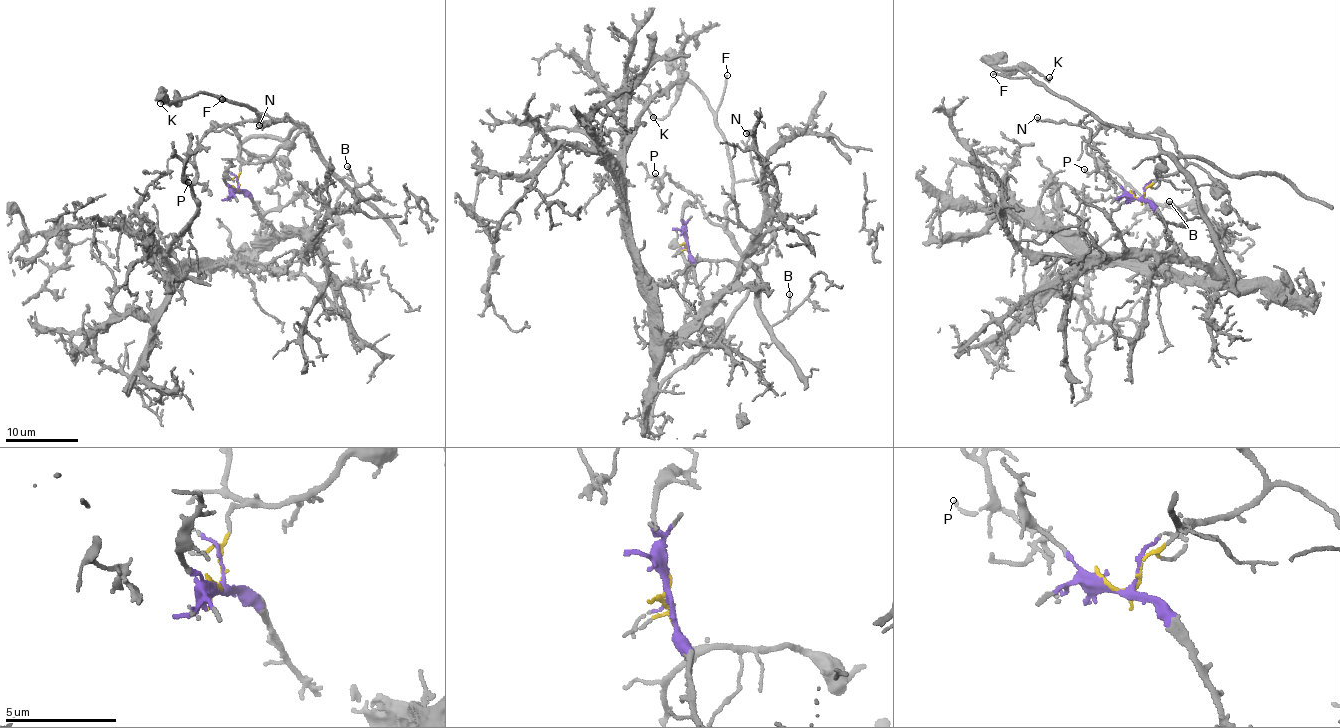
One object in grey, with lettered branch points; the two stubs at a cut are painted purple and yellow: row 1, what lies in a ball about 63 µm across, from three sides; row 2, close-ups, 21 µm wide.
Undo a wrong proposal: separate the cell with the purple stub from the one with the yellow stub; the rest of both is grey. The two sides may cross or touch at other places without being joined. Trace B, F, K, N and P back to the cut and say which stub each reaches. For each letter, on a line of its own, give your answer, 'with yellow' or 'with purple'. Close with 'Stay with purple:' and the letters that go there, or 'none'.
B: with yellow
F: with yellow
K: with yellow
N: with yellow
P: with yellow
Stay with purple: none

